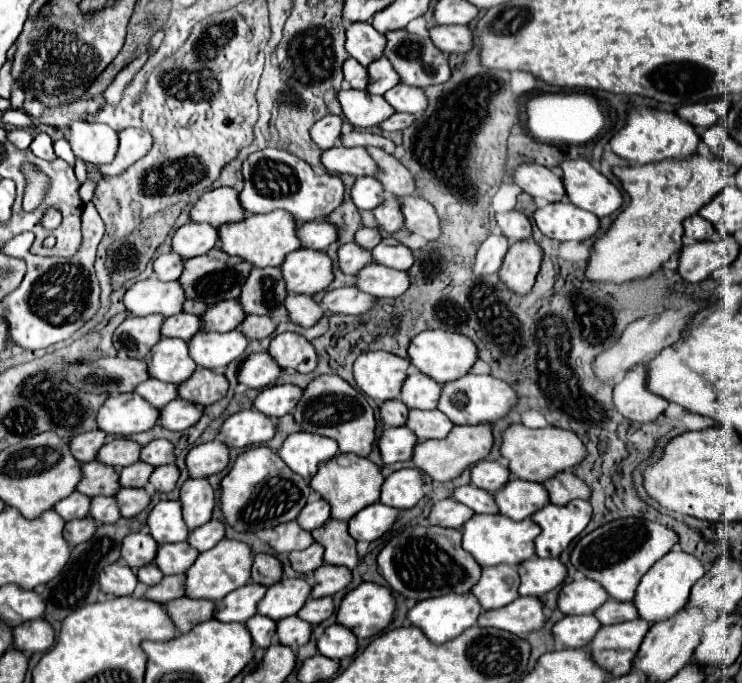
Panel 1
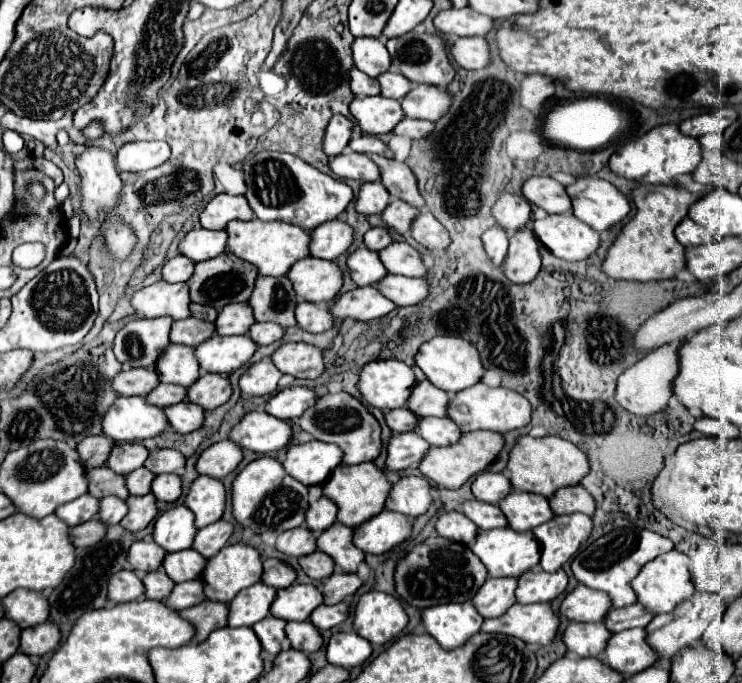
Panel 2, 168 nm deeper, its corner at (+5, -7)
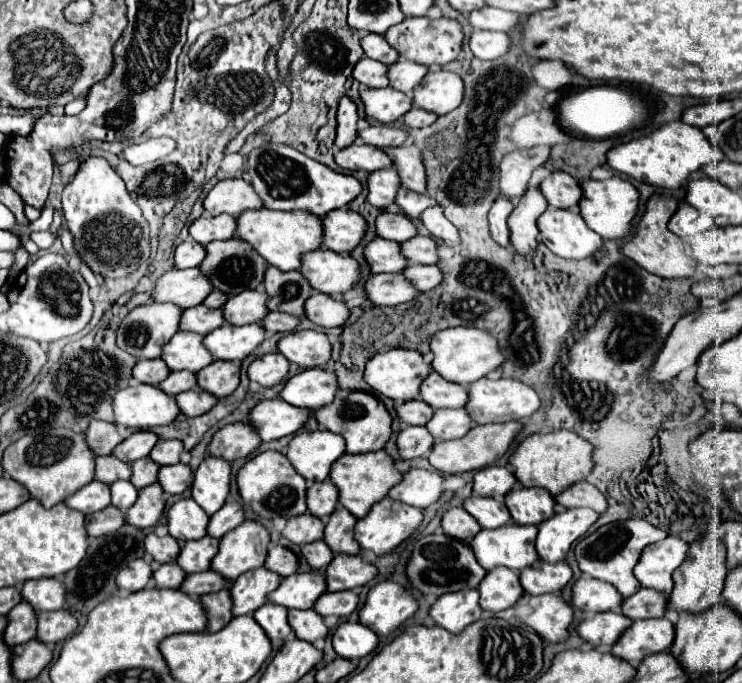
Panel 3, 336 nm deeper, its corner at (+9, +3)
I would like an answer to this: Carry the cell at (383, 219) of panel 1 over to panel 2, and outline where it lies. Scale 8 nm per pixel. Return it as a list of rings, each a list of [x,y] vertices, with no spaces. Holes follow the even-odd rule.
[[[391,200],[389,206],[383,210],[381,218],[385,222],[385,226],[395,232],[395,234],[405,234],[411,226],[411,220],[419,214],[417,208],[411,208],[407,202],[403,200]]]

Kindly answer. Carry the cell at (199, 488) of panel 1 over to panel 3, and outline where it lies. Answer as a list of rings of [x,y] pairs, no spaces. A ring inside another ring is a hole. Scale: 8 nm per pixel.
[[[207,456],[195,472],[191,486],[193,500],[213,516],[227,500],[231,488],[231,464],[223,458]]]

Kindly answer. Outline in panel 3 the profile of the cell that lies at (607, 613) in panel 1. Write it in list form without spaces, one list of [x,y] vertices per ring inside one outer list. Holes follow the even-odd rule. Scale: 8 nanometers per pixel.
[[[641,588],[637,594],[629,596],[621,604],[621,612],[631,620],[663,618],[667,610],[667,594],[651,588]]]

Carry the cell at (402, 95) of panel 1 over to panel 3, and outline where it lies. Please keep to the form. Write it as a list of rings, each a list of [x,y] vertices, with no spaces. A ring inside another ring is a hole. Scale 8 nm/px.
[[[445,70],[429,72],[427,78],[423,78],[423,82],[413,92],[413,106],[441,116],[461,104],[463,90],[465,84],[461,76]]]

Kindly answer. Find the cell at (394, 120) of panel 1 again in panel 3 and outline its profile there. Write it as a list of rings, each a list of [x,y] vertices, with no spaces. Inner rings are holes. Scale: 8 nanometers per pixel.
[[[411,108],[405,116],[403,116],[403,122],[405,126],[409,128],[423,128],[423,126],[431,126],[439,116],[433,114],[433,112],[427,112],[427,110],[421,110],[421,108]]]

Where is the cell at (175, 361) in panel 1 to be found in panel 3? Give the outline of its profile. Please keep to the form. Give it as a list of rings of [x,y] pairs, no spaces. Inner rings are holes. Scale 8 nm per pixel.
[[[177,332],[167,346],[163,346],[161,356],[171,370],[191,370],[199,372],[209,366],[215,358],[203,344],[203,336],[195,332]]]

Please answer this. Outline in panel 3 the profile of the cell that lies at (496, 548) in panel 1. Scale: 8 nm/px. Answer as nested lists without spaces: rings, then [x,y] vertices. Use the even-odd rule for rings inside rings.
[[[511,522],[495,530],[481,530],[471,540],[471,548],[485,570],[505,566],[519,572],[539,560],[535,538],[537,526],[521,526]]]

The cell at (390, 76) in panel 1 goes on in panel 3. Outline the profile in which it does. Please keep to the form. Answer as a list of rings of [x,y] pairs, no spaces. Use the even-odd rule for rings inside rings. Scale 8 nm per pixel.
[[[397,60],[395,64],[389,66],[391,88],[401,90],[405,94],[411,94],[413,88],[425,78],[427,72],[429,72],[429,66],[423,66],[423,64],[417,64],[417,62],[409,62],[409,60]]]

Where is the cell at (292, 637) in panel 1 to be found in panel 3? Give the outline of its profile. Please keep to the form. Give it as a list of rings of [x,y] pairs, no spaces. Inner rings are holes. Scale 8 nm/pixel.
[[[289,610],[289,624],[295,630],[299,640],[315,642],[323,640],[327,636],[327,626],[323,622],[323,616],[319,616],[315,610]]]

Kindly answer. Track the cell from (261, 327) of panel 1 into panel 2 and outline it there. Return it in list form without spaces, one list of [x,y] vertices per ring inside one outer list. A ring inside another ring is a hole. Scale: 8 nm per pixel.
[[[265,322],[265,324],[253,324],[251,330],[249,330],[249,338],[255,342],[255,344],[273,344],[277,342],[281,336],[283,336],[283,328],[277,326],[277,324],[271,324],[271,322]]]

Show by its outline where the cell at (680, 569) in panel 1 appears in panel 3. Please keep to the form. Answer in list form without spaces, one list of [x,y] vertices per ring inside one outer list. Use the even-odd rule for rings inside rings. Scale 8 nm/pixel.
[[[667,536],[665,540],[651,544],[643,550],[639,564],[635,566],[635,576],[643,588],[655,588],[659,592],[671,594],[673,578],[671,574],[683,564],[687,556],[687,542],[677,536]]]

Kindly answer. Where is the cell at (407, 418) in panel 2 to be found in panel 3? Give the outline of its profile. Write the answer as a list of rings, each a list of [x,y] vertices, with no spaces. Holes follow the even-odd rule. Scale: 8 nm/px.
[[[411,400],[401,406],[397,406],[397,414],[403,424],[413,424],[413,426],[425,426],[425,422],[431,420],[433,408],[423,402],[423,400]]]

